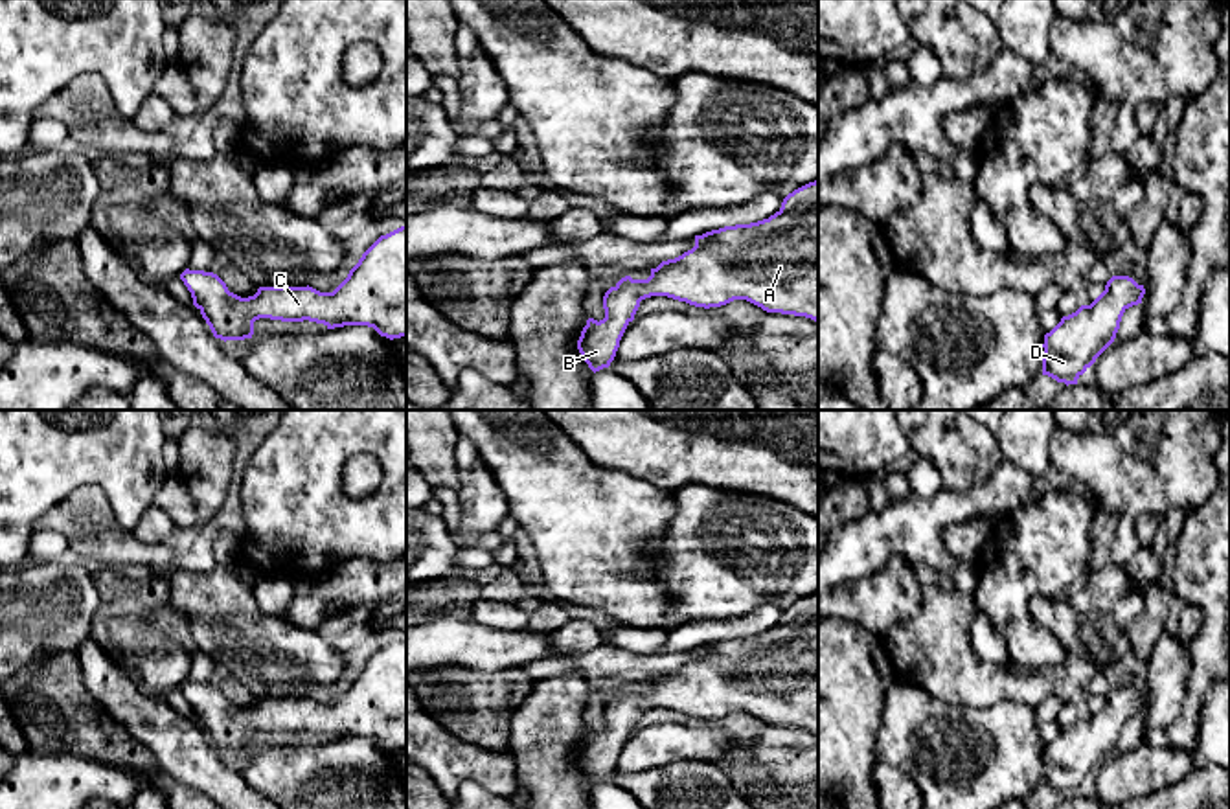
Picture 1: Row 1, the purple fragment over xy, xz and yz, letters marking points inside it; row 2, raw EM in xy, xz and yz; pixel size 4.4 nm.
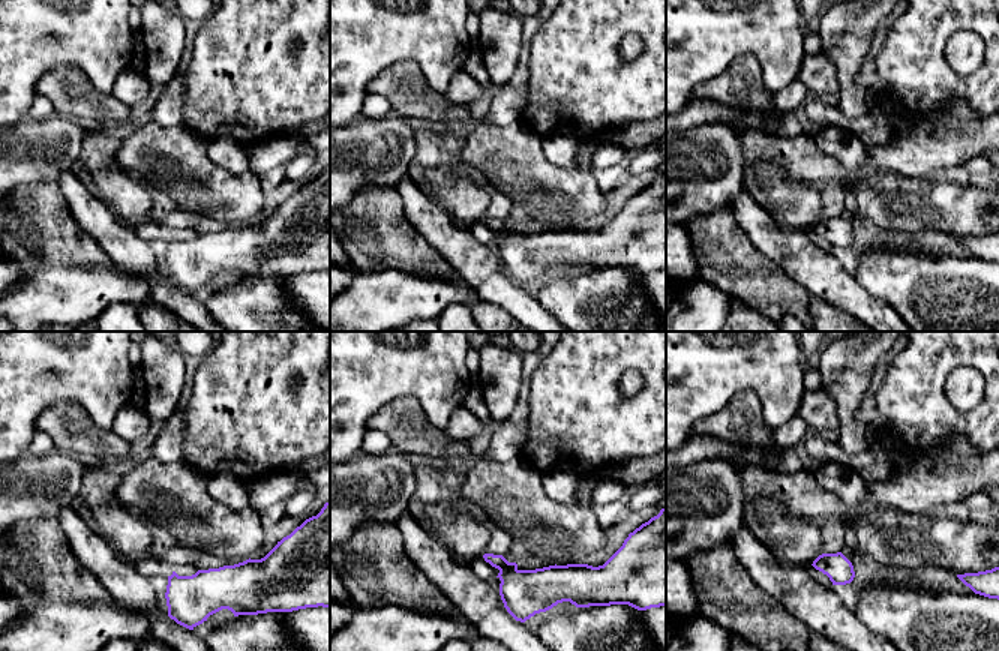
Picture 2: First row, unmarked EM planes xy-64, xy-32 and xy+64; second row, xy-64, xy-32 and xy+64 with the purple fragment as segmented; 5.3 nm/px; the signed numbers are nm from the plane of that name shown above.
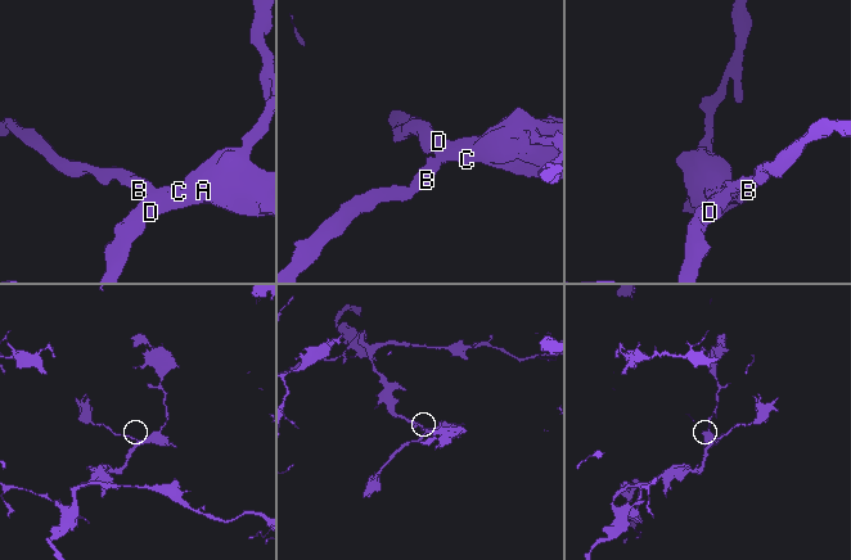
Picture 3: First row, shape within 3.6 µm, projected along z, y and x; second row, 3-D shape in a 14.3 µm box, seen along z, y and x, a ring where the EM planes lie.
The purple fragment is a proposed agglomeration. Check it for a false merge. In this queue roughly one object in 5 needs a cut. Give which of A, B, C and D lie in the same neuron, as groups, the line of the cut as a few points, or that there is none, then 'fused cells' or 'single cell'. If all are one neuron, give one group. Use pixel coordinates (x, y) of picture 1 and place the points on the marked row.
A B C D | no cut | single cell

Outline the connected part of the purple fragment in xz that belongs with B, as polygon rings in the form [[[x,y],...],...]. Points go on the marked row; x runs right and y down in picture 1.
[[[818,178],[789,193],[769,219],[724,226],[695,235],[695,246],[651,268],[647,279],[621,278],[603,296],[605,318],[588,318],[577,349],[596,373],[609,368],[640,302],[667,296],[695,307],[721,307],[746,300],[767,313],[805,316],[818,322]]]

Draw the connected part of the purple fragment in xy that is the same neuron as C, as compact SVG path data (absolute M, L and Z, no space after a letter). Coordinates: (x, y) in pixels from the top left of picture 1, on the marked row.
M406 224L381 235L349 270L347 278L333 291L320 292L313 287L259 287L254 296L241 298L228 291L213 272L189 270L180 274L215 338L245 340L254 335L259 318L281 322L316 322L327 329L344 325L368 325L390 340L406 336Z

